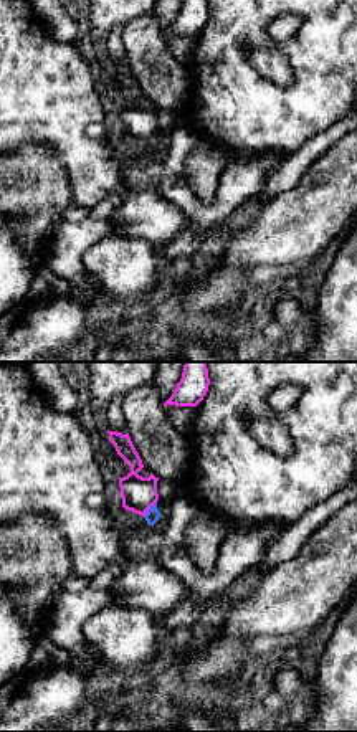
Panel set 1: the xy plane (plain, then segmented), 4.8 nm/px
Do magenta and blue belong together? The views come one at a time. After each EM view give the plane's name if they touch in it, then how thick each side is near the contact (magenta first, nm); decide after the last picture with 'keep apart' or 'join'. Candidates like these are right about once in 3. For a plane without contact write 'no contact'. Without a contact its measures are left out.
contact in xy; calibres 170 and 70 nm

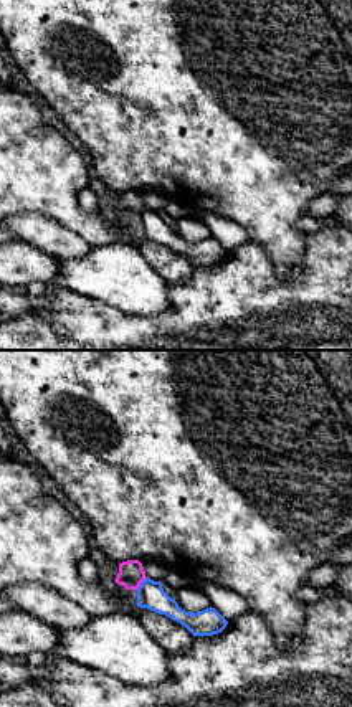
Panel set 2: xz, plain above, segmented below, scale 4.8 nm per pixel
contact in xz; calibres 130 and 140 nm

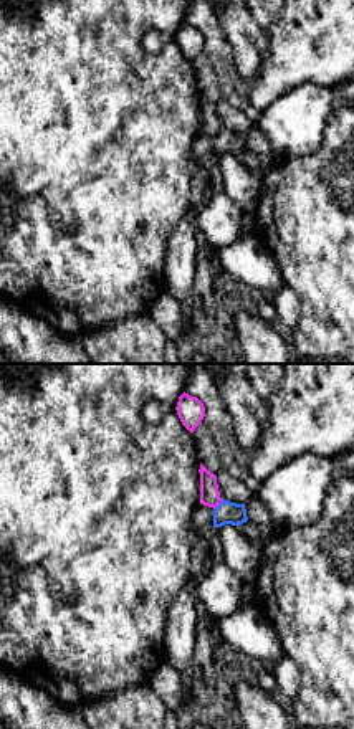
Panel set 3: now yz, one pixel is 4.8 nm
contact in yz; calibres 100 and 110 nm

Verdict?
keep apart

